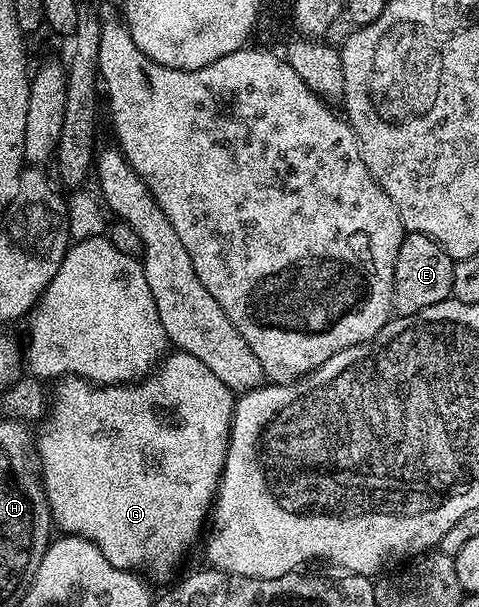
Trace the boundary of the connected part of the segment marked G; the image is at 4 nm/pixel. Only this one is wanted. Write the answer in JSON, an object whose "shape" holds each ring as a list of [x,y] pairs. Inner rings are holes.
{"shape":[[[172,352],[167,355],[157,365],[156,369],[148,375],[147,378],[143,379],[139,384],[121,384],[118,386],[102,386],[99,384],[93,384],[88,381],[87,378],[77,378],[75,376],[64,376],[55,383],[56,386],[56,395],[54,393],[50,398],[50,409],[47,411],[46,417],[43,419],[40,434],[38,430],[38,437],[34,442],[34,454],[38,459],[38,469],[40,471],[40,477],[44,484],[44,491],[48,497],[48,507],[52,510],[52,521],[54,523],[55,529],[57,531],[63,532],[68,536],[79,536],[81,538],[88,538],[91,540],[98,549],[102,552],[105,562],[109,562],[111,566],[117,567],[119,571],[122,572],[136,572],[141,568],[139,566],[145,566],[148,570],[168,570],[192,545],[199,543],[202,538],[202,531],[205,529],[206,523],[210,518],[210,511],[212,508],[212,503],[216,496],[216,487],[220,484],[220,477],[224,471],[224,454],[228,450],[228,437],[230,436],[230,428],[232,427],[232,407],[234,405],[234,394],[233,391],[229,390],[226,384],[218,380],[218,377],[214,376],[214,372],[202,364],[202,362],[196,359],[190,354],[183,352]]]}

